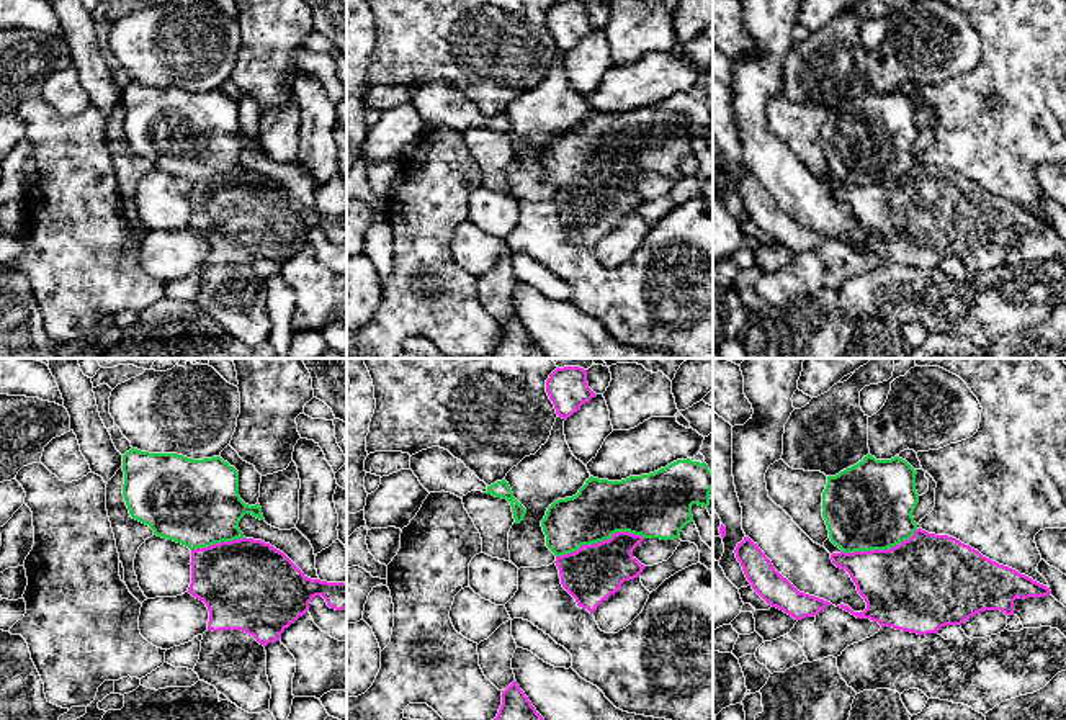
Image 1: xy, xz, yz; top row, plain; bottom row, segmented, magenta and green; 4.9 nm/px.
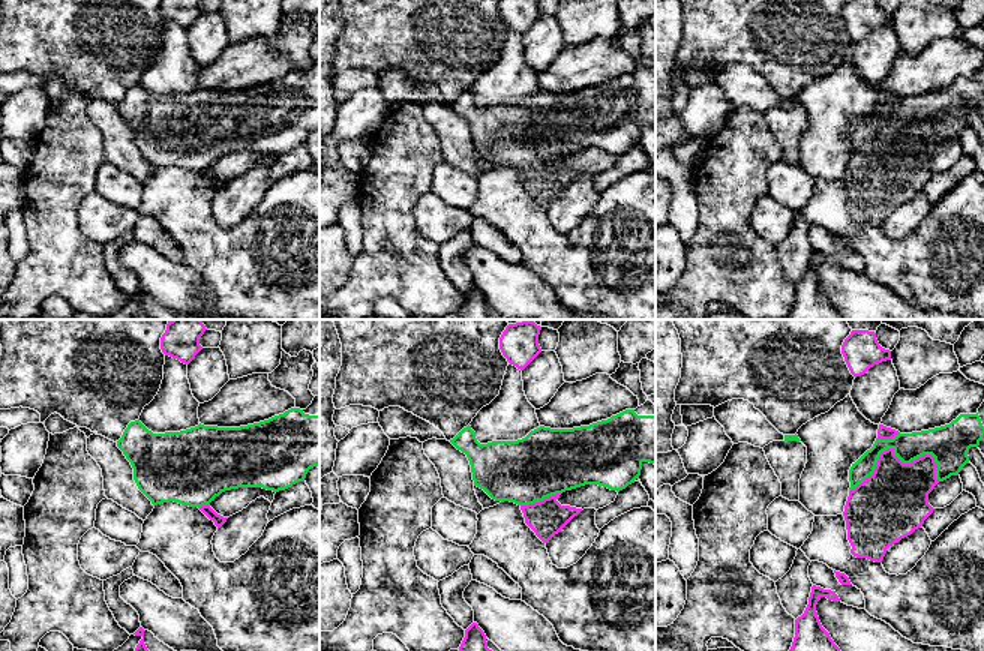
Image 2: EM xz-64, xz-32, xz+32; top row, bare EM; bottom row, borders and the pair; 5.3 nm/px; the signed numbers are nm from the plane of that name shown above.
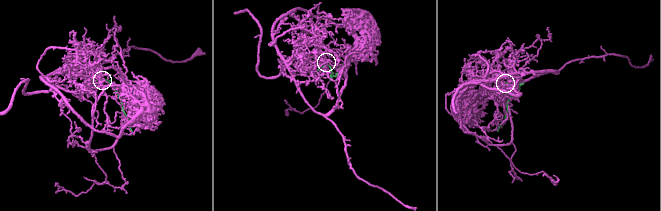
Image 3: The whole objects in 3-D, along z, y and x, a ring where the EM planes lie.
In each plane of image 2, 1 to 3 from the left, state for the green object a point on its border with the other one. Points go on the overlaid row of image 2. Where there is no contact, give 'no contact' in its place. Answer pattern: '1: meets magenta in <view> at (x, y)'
1: meets magenta in xz-64 at (203, 506)
2: meets magenta in xz-32 at (540, 501)
3: meets magenta in xz+32 at (890, 449)

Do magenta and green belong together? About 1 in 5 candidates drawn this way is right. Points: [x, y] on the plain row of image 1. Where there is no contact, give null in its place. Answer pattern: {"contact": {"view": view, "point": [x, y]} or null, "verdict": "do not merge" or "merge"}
{"contact": {"view": "xz", "point": [600, 175]}, "verdict": "do not merge"}

